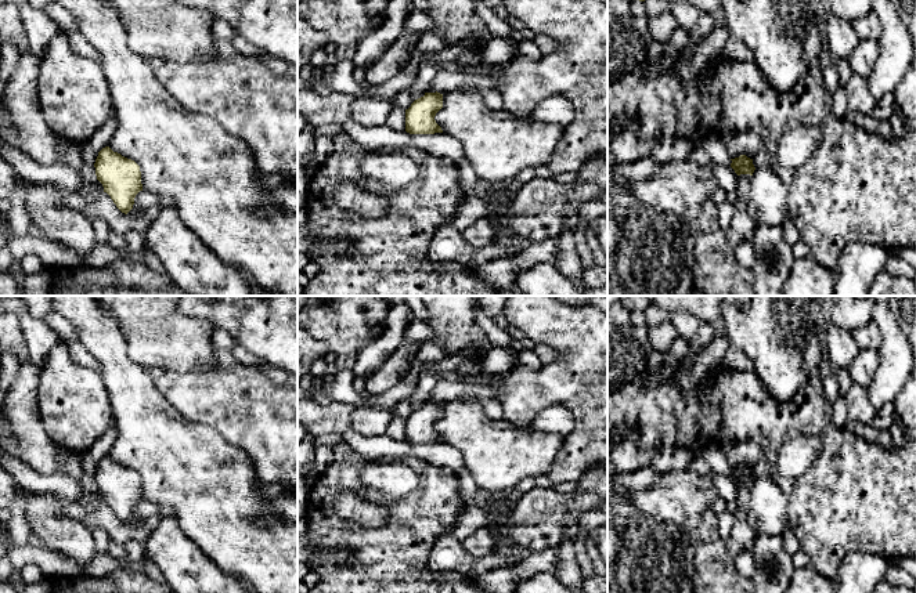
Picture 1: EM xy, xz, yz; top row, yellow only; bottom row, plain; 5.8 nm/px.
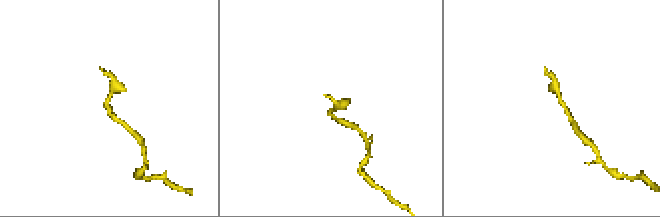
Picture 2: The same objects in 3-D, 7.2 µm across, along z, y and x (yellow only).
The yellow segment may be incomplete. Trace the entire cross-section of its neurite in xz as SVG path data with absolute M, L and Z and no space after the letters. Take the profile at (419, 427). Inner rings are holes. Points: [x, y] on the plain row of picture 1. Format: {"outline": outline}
{"outline": "M425 402L405 419L405 441L410 444L443 442L434 426L443 417L443 404Z"}

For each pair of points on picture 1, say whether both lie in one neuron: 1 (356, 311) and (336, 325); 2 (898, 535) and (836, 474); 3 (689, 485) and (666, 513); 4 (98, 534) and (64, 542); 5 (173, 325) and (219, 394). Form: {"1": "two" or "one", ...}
{"1": "one", "2": "one", "3": "one", "4": "two", "5": "two"}

